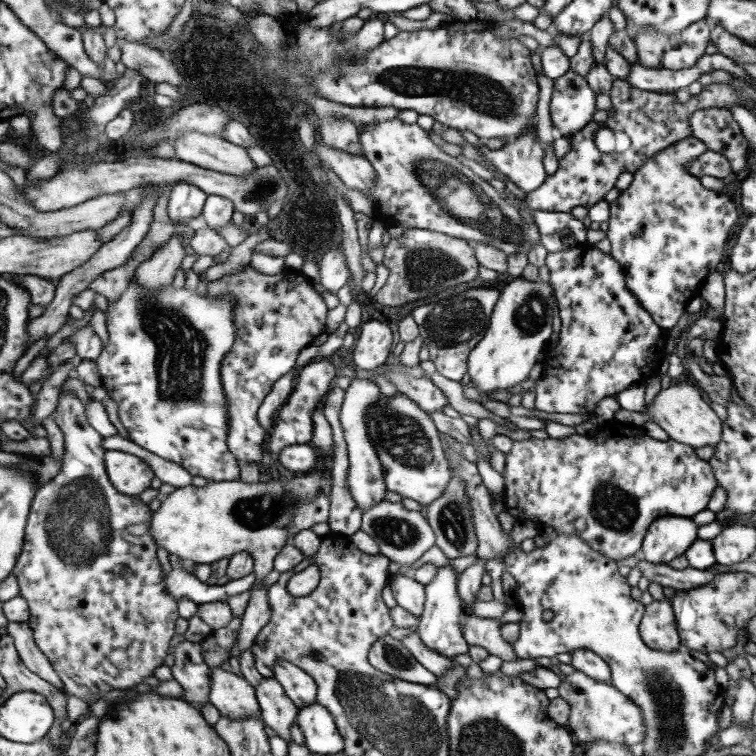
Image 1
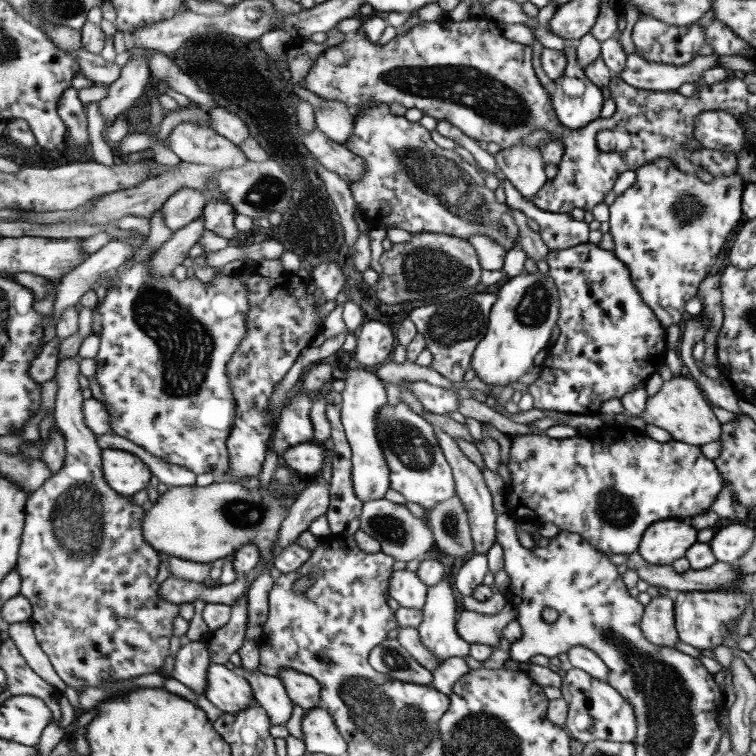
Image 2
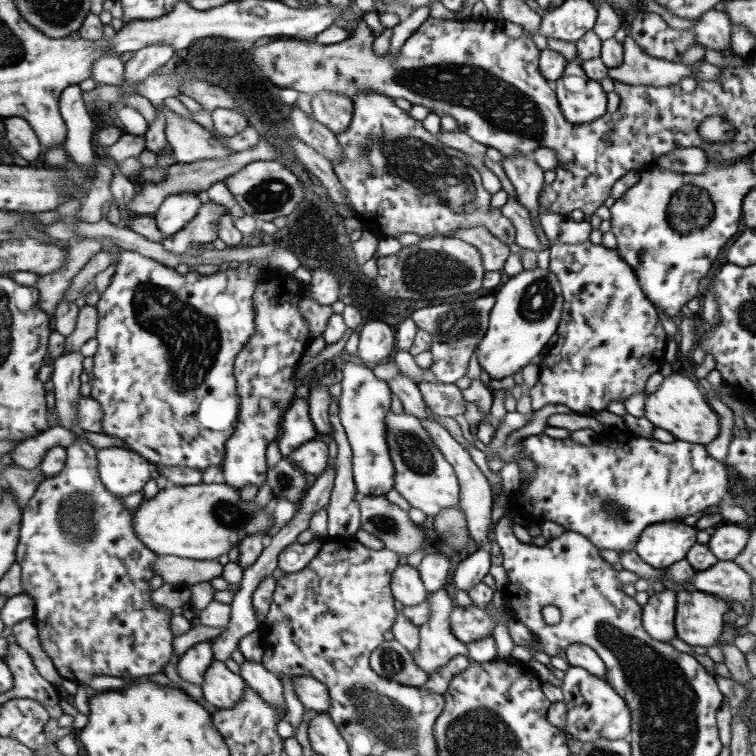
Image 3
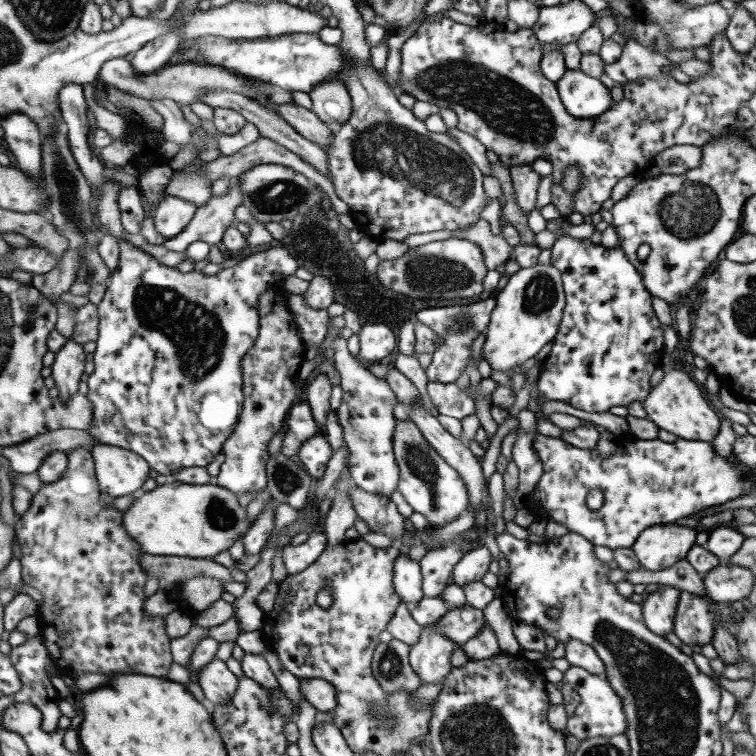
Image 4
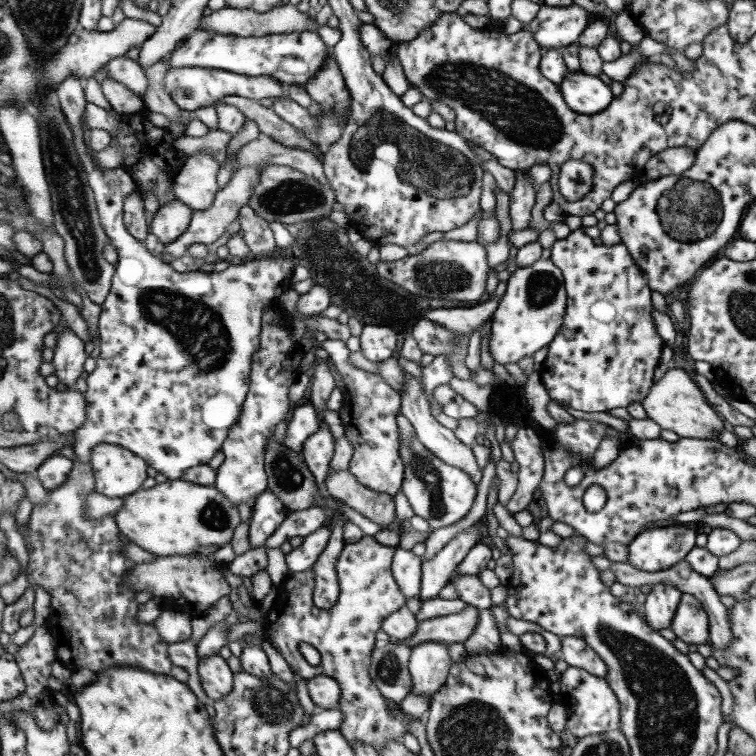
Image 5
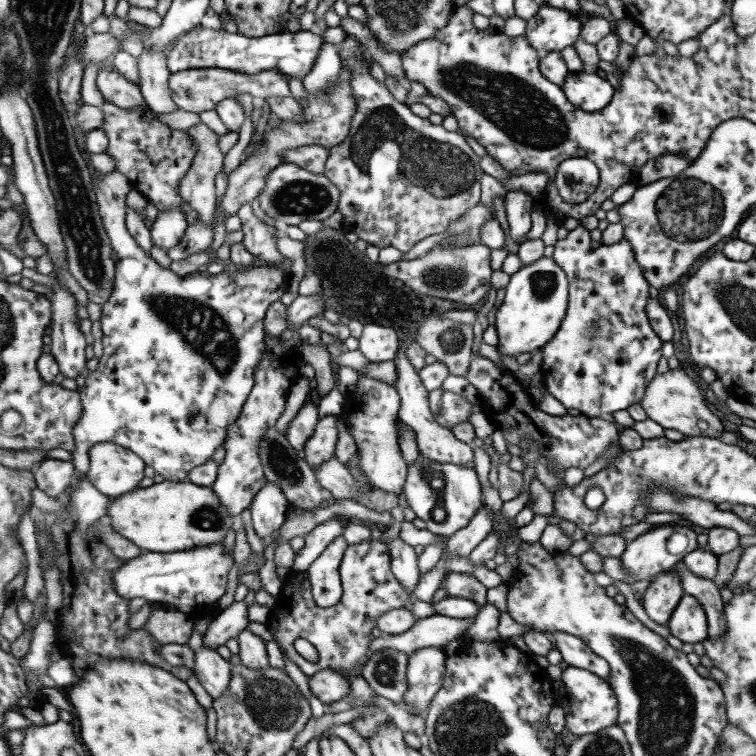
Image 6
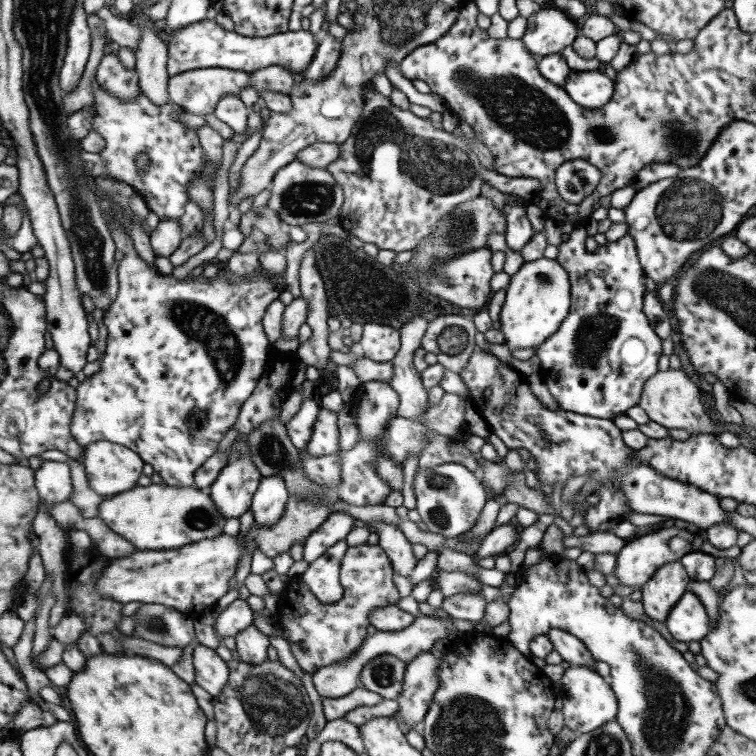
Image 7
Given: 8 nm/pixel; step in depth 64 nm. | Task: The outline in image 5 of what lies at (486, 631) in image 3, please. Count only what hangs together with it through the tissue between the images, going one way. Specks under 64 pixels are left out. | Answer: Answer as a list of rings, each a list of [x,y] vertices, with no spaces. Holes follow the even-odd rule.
[[[465,606],[463,612],[419,622],[417,632],[411,634],[409,640],[403,640],[399,644],[407,646],[409,650],[427,642],[437,642],[443,646],[463,644],[469,638],[469,634],[473,634],[473,630],[477,628],[477,622],[479,622],[479,610],[473,606]]]

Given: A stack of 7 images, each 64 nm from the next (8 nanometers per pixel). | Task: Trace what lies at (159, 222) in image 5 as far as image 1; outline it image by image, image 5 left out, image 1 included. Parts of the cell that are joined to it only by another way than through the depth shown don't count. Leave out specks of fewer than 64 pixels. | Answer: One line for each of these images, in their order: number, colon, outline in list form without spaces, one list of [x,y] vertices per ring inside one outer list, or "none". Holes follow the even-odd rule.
1: [[[175,184],[171,190],[171,204],[169,204],[169,216],[173,222],[187,222],[191,224],[193,218],[197,218],[203,212],[203,206],[207,204],[207,192],[193,184]]]
2: [[[183,188],[177,194],[173,194],[163,206],[163,216],[167,226],[179,232],[185,226],[193,224],[205,212],[203,208],[207,204],[207,198],[209,198],[207,192],[193,190],[193,188]]]
3: [[[177,194],[169,196],[161,210],[155,214],[157,226],[163,232],[163,236],[175,236],[177,232],[185,230],[189,222],[193,222],[201,208],[205,206],[205,200],[201,200],[195,194]]]
4: [[[165,196],[151,216],[157,232],[165,240],[173,240],[175,236],[185,232],[185,228],[191,224],[197,212],[199,212],[199,206],[195,202],[177,198],[177,196]]]

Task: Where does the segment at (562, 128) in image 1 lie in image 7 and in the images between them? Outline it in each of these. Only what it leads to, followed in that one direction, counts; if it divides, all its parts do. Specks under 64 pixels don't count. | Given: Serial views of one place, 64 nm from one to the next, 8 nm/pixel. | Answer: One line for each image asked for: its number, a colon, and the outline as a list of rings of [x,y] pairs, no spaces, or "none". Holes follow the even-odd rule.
2: [[[565,42],[567,66],[561,78],[555,80],[555,92],[551,94],[551,108],[555,118],[559,124],[571,130],[583,128],[597,120],[603,108],[601,88],[595,88],[585,78],[585,72],[579,70],[575,58],[575,44]]]
3: [[[567,62],[563,74],[555,84],[555,96],[561,116],[571,124],[587,124],[607,112],[607,94],[601,84],[585,78],[579,62]]]
4: [[[565,70],[565,74],[555,82],[555,90],[567,116],[577,120],[601,116],[613,104],[611,90],[579,70]]]
5: [[[567,72],[559,84],[559,94],[567,110],[577,116],[595,116],[613,102],[611,86],[581,72]]]
6: [[[569,72],[561,84],[565,100],[581,112],[601,112],[613,98],[613,88],[595,72]]]
7: [[[569,72],[563,92],[569,96],[573,104],[583,110],[603,108],[615,90],[615,82],[611,82],[601,72]]]

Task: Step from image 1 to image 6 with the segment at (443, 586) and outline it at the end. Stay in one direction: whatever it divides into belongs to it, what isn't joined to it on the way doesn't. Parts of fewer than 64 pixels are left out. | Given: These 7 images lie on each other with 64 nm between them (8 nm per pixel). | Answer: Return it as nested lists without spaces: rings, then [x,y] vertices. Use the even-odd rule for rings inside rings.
[[[443,648],[415,650],[407,660],[407,690],[403,694],[405,704],[417,710],[419,716],[429,708],[433,696],[443,686],[445,674],[445,652]]]

